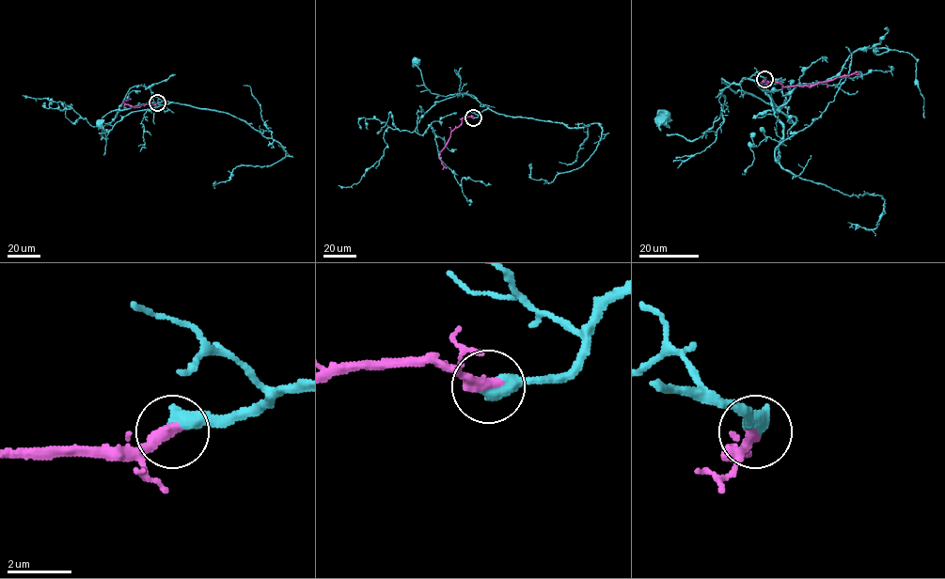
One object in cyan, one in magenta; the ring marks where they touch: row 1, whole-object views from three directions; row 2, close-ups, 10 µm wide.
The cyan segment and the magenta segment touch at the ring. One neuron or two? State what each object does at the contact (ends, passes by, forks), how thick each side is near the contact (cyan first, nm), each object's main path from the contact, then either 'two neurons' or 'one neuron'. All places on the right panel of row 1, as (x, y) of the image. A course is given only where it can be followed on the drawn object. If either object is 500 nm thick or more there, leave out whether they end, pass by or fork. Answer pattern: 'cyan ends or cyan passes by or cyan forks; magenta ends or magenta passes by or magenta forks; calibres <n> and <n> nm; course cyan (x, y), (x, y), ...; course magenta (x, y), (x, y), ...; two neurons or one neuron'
calibres 550 and 400 nm; course cyan (765, 79), (754, 74), (720, 89), (724, 97), (720, 116), (698, 138), (688, 141), (669, 134), (661, 118); course magenta (765, 79), (763, 81), (779, 82), (784, 86), (814, 86), (858, 73); one neuron

